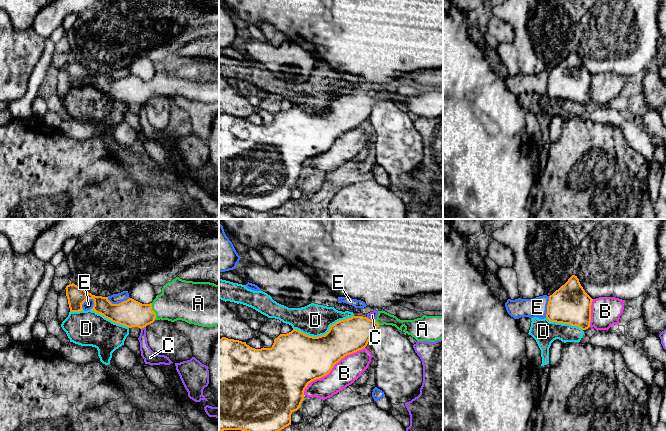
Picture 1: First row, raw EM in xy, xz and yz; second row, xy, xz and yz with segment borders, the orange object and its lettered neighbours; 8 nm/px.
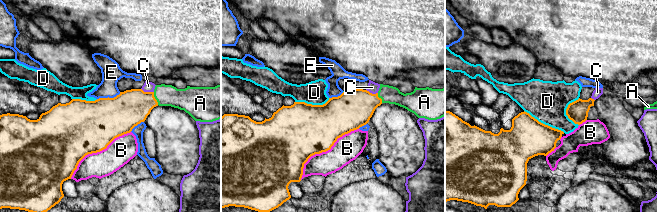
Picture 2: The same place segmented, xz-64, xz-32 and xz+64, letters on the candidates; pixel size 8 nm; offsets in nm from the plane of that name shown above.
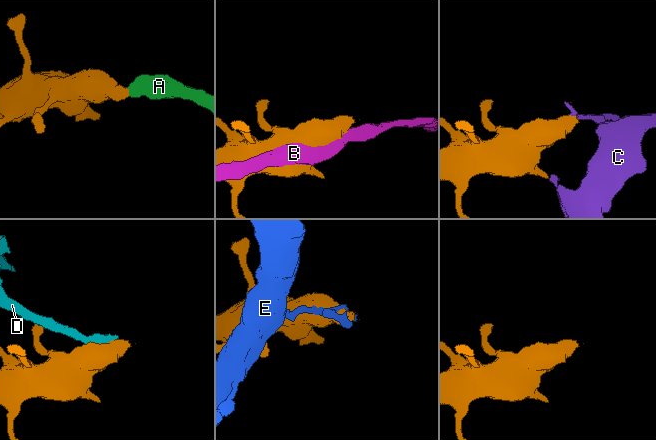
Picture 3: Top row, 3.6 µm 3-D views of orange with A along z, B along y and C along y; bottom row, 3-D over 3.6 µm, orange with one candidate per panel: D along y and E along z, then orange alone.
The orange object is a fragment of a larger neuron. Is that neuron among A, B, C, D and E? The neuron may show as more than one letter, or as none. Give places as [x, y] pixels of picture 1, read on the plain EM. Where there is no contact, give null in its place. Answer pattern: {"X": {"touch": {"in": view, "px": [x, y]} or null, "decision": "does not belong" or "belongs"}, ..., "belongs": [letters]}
{"A": {"touch": {"in": "xy", "px": [153, 87]}, "decision": "belongs"}, "B": {"touch": {"in": "xz", "px": [331, 145]}, "decision": "does not belong"}, "C": {"touch": {"in": "xz", "px": [371, 96]}, "decision": "does not belong"}, "D": {"touch": {"in": "xz", "px": [325, 110]}, "decision": "does not belong"}, "E": {"touch": {"in": "xy", "px": [84, 77]}, "decision": "does not belong"}, "belongs": ["A"]}

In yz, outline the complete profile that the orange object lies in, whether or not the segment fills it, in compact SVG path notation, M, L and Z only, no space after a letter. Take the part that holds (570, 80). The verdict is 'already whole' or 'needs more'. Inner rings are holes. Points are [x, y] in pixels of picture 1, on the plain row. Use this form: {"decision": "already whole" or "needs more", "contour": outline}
{"decision": "already whole", "contour": "M572 51L549 72L546 94L550 98L570 100L586 106L590 103L592 77L577 52Z"}

